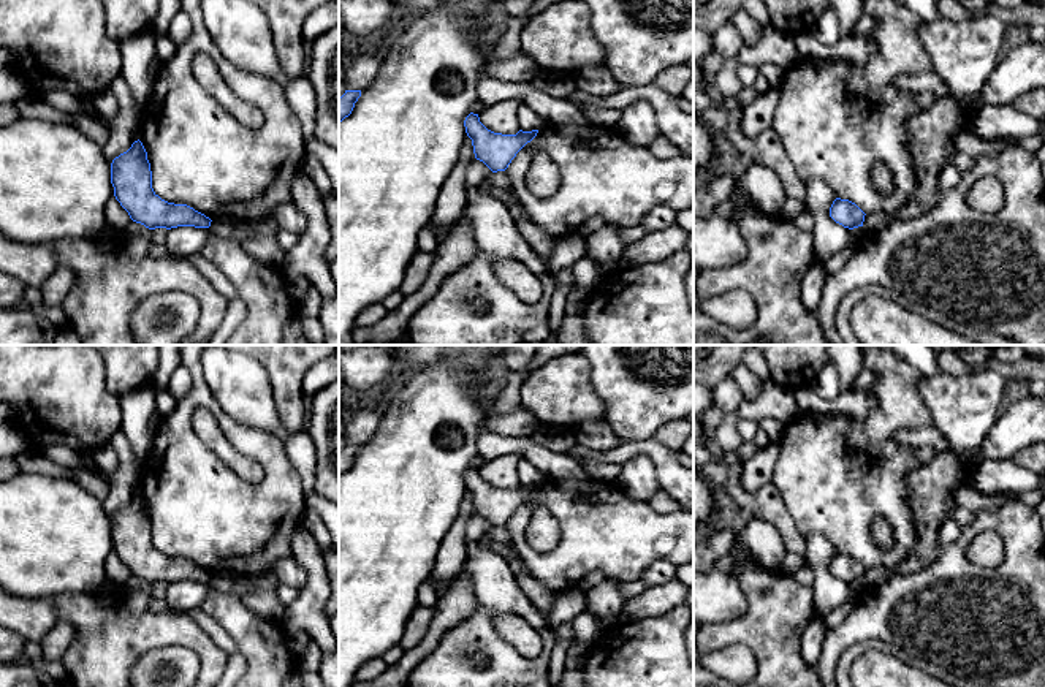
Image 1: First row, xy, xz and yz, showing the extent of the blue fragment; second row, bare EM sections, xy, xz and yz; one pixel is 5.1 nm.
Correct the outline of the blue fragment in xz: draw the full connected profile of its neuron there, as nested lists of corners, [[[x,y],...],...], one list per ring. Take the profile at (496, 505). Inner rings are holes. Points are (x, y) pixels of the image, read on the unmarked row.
[[[473,467],[466,472],[464,481],[472,494],[475,513],[483,516],[492,527],[505,526],[516,508],[538,488],[538,484],[519,484],[516,489],[494,488]]]

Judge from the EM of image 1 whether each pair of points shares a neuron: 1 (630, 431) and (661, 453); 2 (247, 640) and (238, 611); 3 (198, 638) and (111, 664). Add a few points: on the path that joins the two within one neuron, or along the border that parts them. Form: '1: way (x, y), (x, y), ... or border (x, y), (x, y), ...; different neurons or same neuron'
1: border (653, 437), (626, 442); different neurons
2: way (247, 633), (238, 618); same neuron
3: way (176, 633), (140, 633), (132, 641); same neuron

